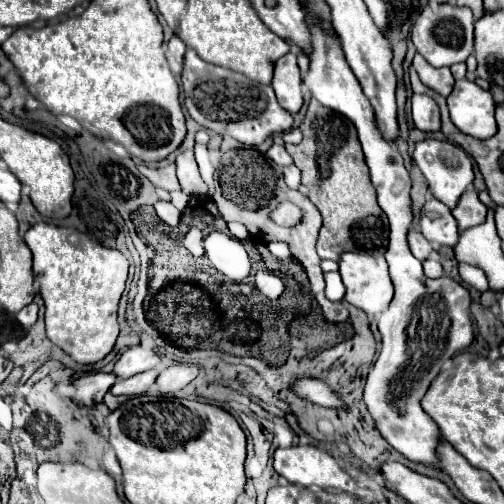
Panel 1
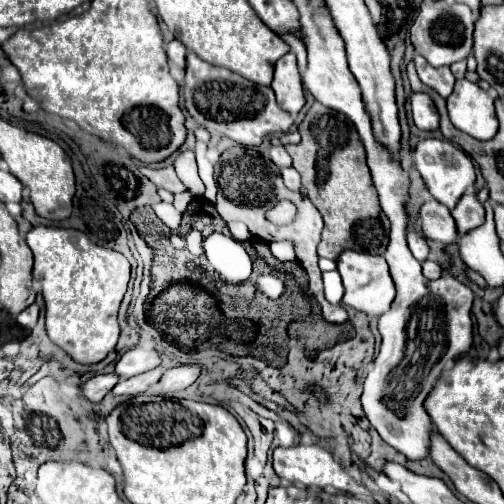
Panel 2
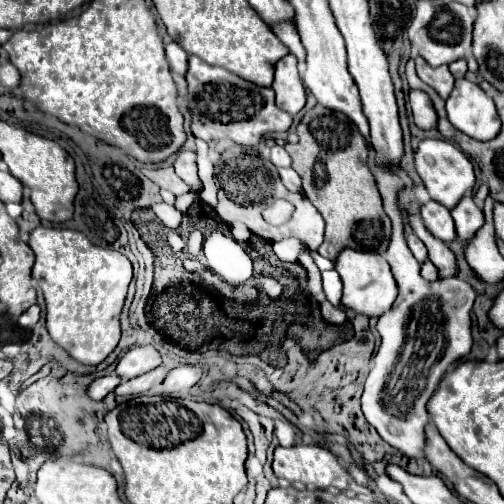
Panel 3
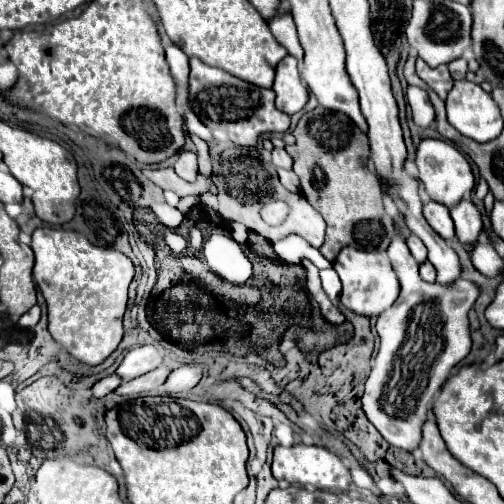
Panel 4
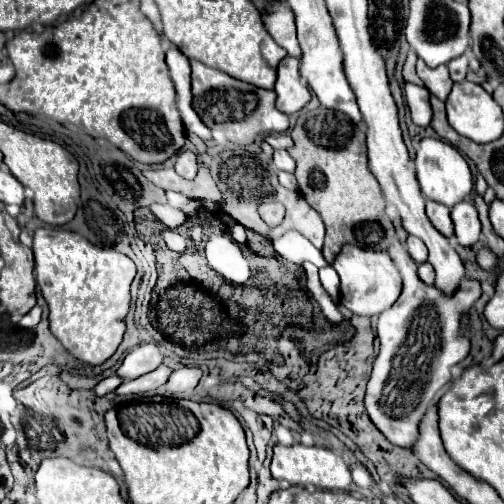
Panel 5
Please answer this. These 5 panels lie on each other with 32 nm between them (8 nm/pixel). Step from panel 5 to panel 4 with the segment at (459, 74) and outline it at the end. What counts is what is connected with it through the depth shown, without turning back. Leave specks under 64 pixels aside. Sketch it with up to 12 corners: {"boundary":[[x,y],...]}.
{"boundary":[[456,58],[448,64],[454,80],[466,78],[466,58]]}

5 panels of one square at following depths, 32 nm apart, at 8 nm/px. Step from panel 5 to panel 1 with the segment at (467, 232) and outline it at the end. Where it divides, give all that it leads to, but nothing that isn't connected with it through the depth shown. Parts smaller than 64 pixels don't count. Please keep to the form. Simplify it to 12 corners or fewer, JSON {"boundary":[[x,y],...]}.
{"boundary":[[466,190],[452,210],[458,230],[480,226],[486,206]]}

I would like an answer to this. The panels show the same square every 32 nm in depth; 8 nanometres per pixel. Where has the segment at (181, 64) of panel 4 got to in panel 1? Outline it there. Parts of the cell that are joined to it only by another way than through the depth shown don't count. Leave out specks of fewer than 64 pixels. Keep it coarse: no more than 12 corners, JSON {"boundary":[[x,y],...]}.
{"boundary":[[172,36],[166,50],[182,64],[186,46],[180,38]]}

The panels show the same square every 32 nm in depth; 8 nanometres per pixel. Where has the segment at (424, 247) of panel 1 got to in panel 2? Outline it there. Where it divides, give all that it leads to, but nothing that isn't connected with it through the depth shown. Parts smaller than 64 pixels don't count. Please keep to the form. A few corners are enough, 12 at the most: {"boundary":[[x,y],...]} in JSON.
{"boundary":[[408,234],[408,246],[418,262],[430,256],[426,240]]}

